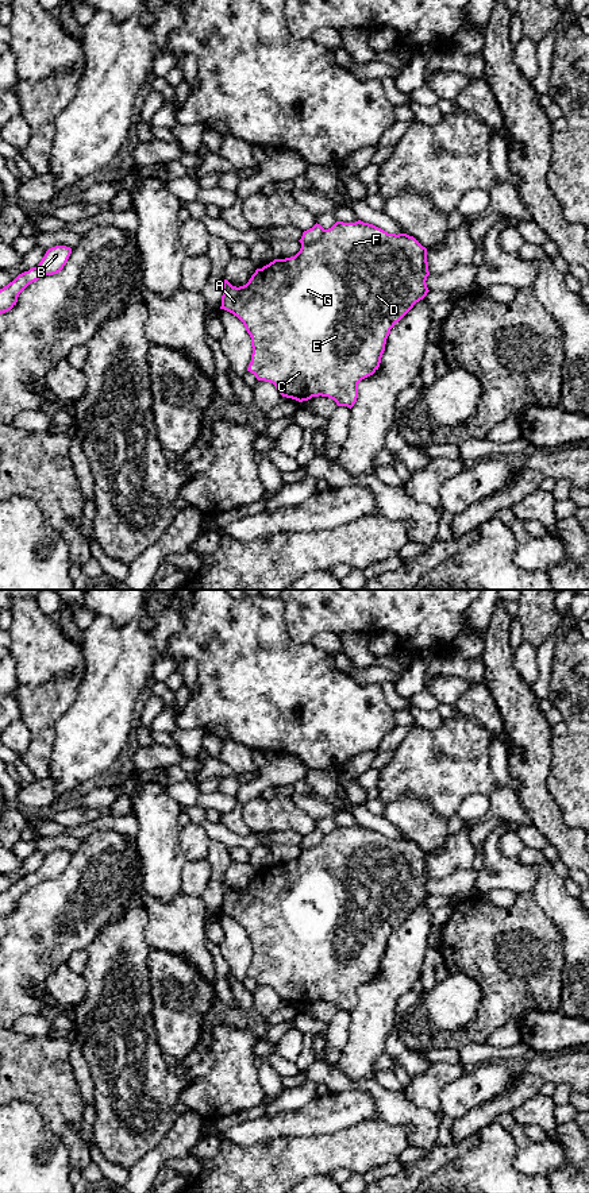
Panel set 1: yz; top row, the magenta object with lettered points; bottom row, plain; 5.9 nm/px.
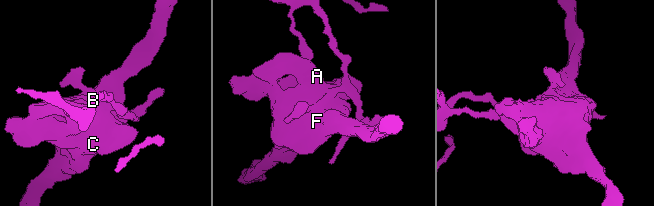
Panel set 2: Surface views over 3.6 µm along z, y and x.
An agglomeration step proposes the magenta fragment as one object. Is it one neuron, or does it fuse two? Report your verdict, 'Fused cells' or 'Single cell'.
Fused cells

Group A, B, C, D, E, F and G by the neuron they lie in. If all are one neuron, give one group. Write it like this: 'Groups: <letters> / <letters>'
Groups: A C D E F G / B

